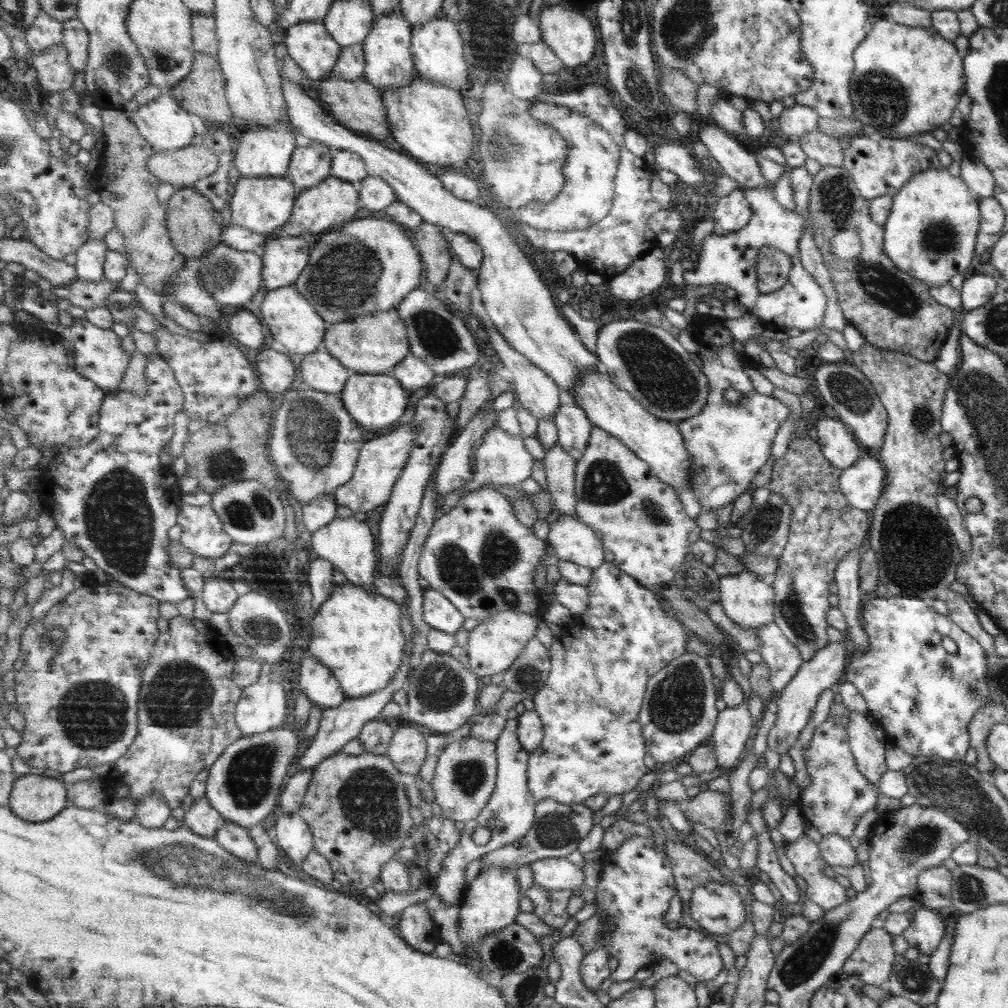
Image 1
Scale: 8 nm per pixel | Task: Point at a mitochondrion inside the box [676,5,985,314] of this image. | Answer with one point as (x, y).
(882, 100)

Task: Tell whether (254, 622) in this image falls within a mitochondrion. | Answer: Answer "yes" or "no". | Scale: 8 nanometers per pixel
yes

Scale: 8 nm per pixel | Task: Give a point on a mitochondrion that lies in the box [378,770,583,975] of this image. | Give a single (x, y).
(557, 829)

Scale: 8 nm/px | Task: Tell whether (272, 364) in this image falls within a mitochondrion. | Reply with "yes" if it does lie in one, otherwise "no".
no

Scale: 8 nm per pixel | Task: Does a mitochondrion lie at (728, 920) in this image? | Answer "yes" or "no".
yes

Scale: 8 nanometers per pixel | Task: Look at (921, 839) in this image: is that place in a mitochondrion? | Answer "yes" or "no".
yes

